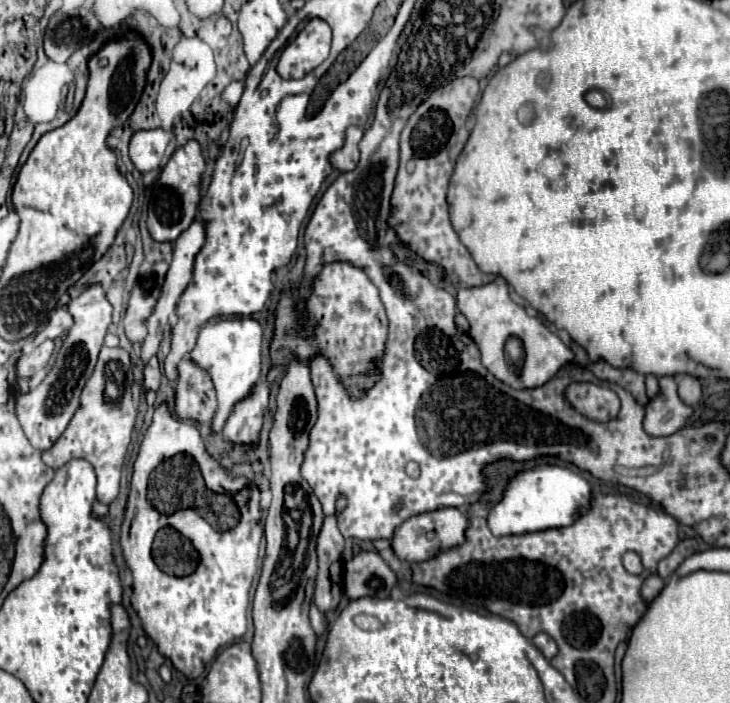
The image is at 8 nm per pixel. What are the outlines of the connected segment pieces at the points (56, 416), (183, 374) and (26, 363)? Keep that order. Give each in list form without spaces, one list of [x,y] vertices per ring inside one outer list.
[[[95,283],[95,285],[87,287],[79,297],[75,297],[67,305],[67,311],[73,315],[75,323],[67,331],[67,337],[65,337],[59,353],[57,353],[55,365],[51,367],[47,377],[41,381],[41,385],[19,395],[17,405],[15,405],[15,415],[21,423],[27,439],[39,451],[51,449],[55,445],[55,441],[63,435],[63,431],[67,429],[71,417],[75,415],[75,411],[79,407],[81,389],[95,369],[97,355],[103,347],[107,327],[111,325],[113,307],[105,297],[103,287],[99,283]]]
[[[187,357],[177,365],[175,383],[175,413],[181,419],[209,423],[217,409],[215,389],[209,375],[195,367]]]
[[[45,341],[41,343],[33,353],[29,355],[23,355],[19,361],[17,361],[17,375],[21,379],[31,379],[39,369],[43,369],[49,361],[53,353],[53,341]]]

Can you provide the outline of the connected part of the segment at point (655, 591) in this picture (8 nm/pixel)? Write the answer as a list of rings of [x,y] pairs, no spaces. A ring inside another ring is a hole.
[[[659,575],[647,577],[645,583],[643,583],[643,587],[641,587],[641,597],[643,597],[643,601],[645,601],[645,603],[651,603],[651,601],[663,591],[663,587],[665,587],[665,581],[659,579]]]

